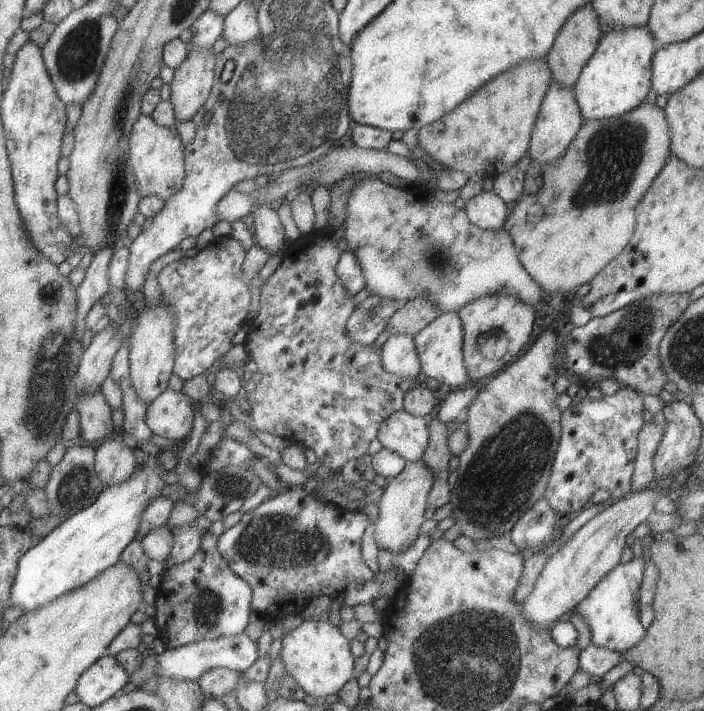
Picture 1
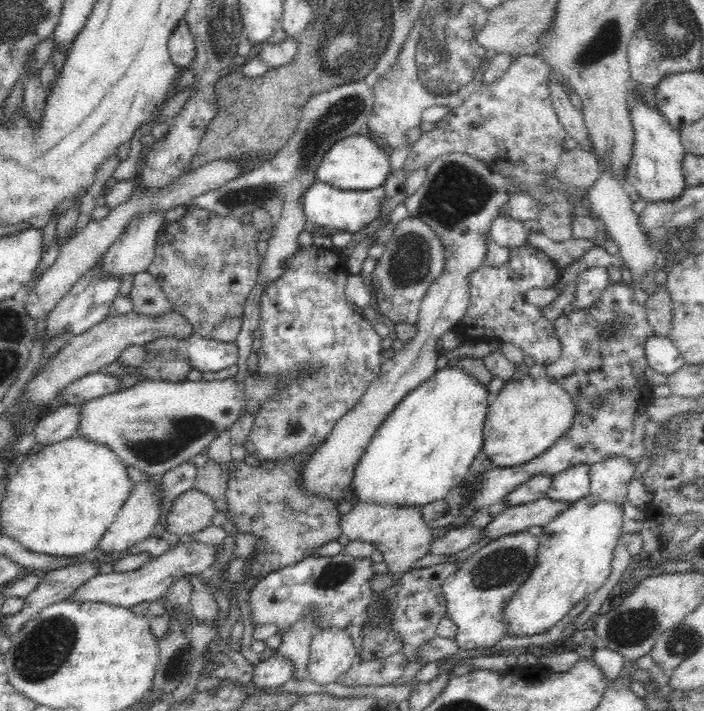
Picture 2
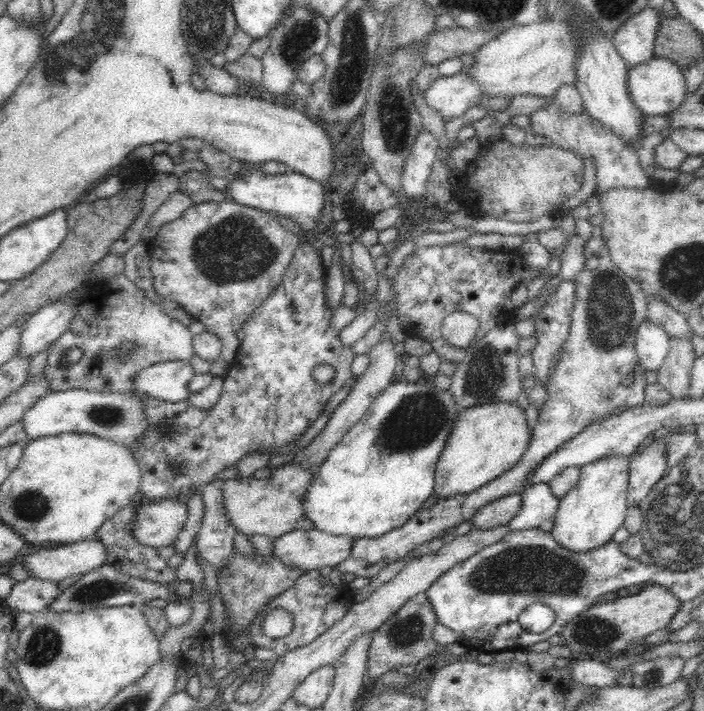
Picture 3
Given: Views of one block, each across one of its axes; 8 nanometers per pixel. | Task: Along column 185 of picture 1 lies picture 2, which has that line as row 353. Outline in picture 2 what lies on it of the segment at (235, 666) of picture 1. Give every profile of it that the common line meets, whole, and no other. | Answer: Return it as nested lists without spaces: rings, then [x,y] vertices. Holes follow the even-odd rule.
[[[656,334],[649,336],[643,349],[647,366],[662,375],[672,374],[685,363],[670,337],[666,338]]]

